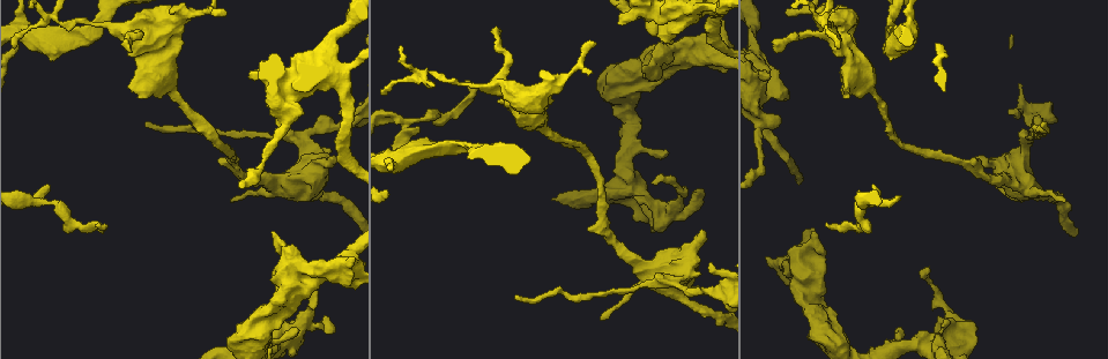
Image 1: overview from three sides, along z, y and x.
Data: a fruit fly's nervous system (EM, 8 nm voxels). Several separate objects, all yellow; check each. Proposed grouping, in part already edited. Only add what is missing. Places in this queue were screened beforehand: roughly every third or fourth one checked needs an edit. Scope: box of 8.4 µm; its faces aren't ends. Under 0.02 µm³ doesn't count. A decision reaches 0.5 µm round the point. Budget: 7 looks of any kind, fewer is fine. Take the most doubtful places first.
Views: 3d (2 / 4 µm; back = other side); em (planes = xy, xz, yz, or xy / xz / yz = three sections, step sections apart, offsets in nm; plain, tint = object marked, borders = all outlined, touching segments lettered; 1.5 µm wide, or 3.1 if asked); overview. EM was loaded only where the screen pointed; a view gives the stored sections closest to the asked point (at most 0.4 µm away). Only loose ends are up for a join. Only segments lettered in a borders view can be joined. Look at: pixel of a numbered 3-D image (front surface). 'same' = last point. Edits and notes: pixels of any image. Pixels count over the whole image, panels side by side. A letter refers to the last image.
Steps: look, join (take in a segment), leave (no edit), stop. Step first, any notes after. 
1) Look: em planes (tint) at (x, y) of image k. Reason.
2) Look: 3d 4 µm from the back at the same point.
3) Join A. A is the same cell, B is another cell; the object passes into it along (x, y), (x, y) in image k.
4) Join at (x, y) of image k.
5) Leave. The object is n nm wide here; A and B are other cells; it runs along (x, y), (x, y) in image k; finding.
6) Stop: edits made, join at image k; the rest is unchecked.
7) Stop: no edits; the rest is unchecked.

Look: 3d 2 µm at (464, 81) of image 1. An open end.

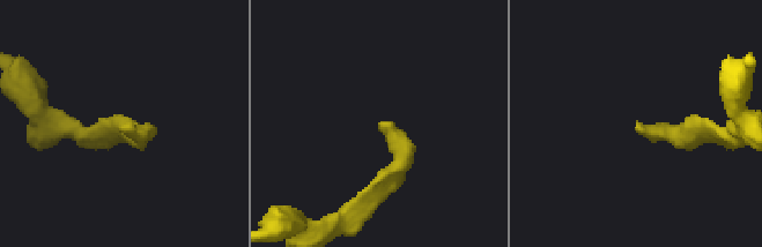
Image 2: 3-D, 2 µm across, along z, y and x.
Look: em planes (plain) at (382, 126) of image 2.

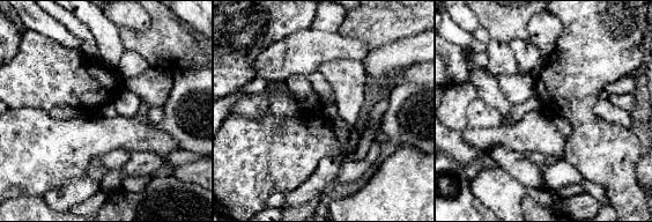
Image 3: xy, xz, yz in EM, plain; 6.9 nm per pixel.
Look: em planes (borders) at the same point.

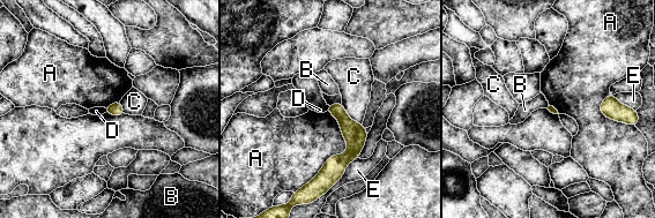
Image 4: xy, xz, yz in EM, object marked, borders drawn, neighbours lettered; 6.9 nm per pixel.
Leave. A, B, C, D and E are other cells; a border runs along (328, 111), (347, 150), (304, 186) in image 4; none of them fits.

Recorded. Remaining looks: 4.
Look: 3d 4 µm at (416, 126) of image 1.

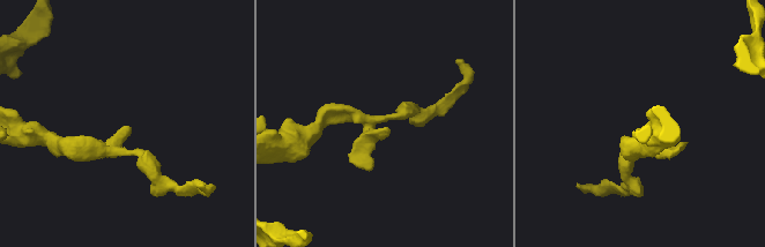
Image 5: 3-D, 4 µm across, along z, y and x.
Look: em planes (plain) at (125, 126) of image 5. Need the tissue.

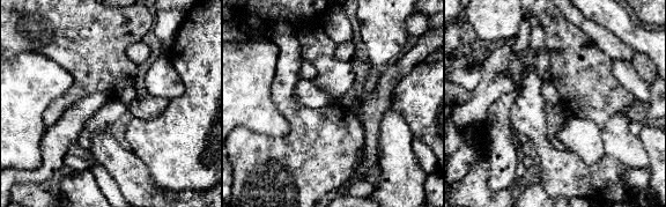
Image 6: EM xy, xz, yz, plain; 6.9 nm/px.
Look: em planes (borders) at the same point.

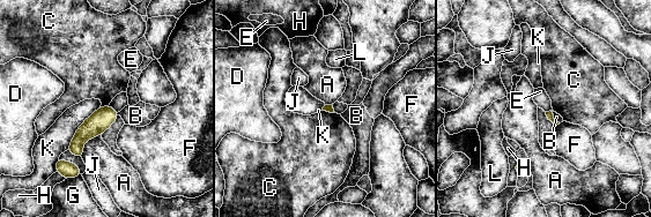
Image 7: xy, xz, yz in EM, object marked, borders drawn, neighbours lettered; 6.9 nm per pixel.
Leave. The longest contact is with K, 380 nm; A, B, C, D, E, F, G, H, J, K and L are other cells; none of them fits.

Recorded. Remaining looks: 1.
Look: em planes (borders) at (129, 50) of image 1. Free end.

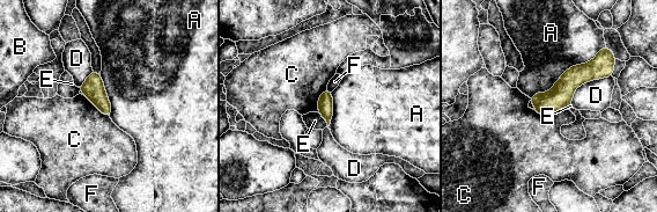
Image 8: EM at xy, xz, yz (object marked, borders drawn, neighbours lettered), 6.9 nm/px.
Leave. The longest contact is with A, 650 nm; A, B, C, D, E and F are other cells; none of them fits.

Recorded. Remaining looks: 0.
Stop: no edits; the rest is unchecked.

